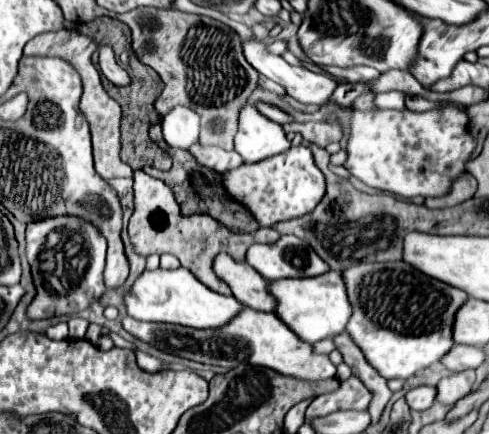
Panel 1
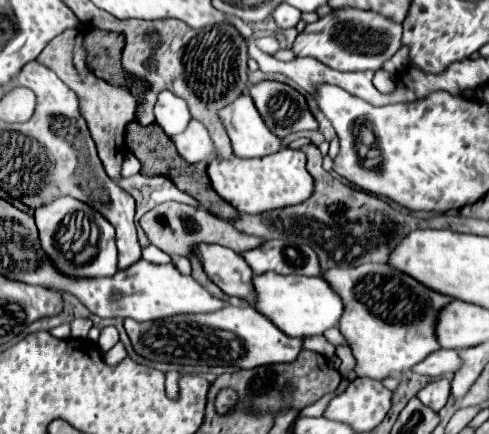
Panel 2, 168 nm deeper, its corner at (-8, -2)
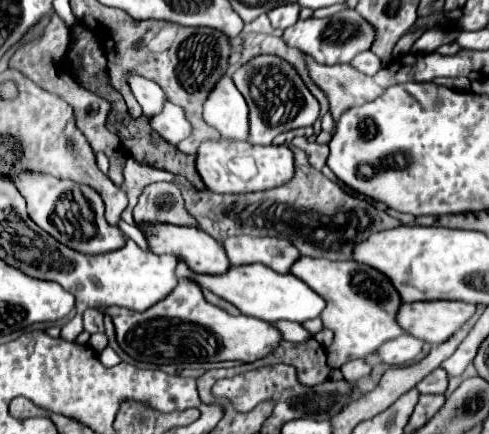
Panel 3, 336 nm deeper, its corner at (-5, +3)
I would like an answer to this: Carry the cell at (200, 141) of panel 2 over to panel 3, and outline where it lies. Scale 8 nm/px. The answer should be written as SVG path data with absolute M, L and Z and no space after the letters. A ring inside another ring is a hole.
M165 104L163 112L159 116L153 116L149 122L173 146L189 138L189 132L191 132L191 124L185 116L185 110L175 104Z

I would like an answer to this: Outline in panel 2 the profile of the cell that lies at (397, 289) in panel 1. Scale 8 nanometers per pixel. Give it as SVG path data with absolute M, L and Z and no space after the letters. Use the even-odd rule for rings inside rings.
M366 263L358 267L332 267L320 277L334 289L344 303L338 329L356 359L356 375L384 379L394 373L408 371L428 353L440 349L436 345L434 327L438 311L452 299L426 289L416 279L392 269L386 263Z

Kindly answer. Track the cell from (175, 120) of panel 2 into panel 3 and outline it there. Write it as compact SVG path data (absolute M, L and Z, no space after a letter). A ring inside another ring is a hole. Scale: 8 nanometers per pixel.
M131 74L127 78L127 82L129 82L131 92L137 98L137 102L141 104L143 114L147 118L149 116L157 116L157 112L161 112L161 108L169 102L165 92L161 92L161 86L157 86L153 80L147 80L147 78Z

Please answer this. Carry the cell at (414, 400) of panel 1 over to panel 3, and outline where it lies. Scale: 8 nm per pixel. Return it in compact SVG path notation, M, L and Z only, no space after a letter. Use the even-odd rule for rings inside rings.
M437 368L433 370L429 376L425 376L425 380L421 380L421 384L417 384L419 394L445 394L447 390L447 374L445 370Z

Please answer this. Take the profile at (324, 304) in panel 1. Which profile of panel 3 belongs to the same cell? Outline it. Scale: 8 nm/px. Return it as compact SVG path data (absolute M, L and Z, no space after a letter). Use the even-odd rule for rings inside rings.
M183 262L177 264L177 276L191 276L199 282L201 288L209 288L217 296L229 300L239 308L241 314L249 314L255 318L261 318L265 322L279 322L279 320L313 320L321 316L325 310L325 300L317 296L303 280L299 280L293 274L277 274L265 264L249 264L249 266L231 266L221 276L207 276L207 274L193 274Z

